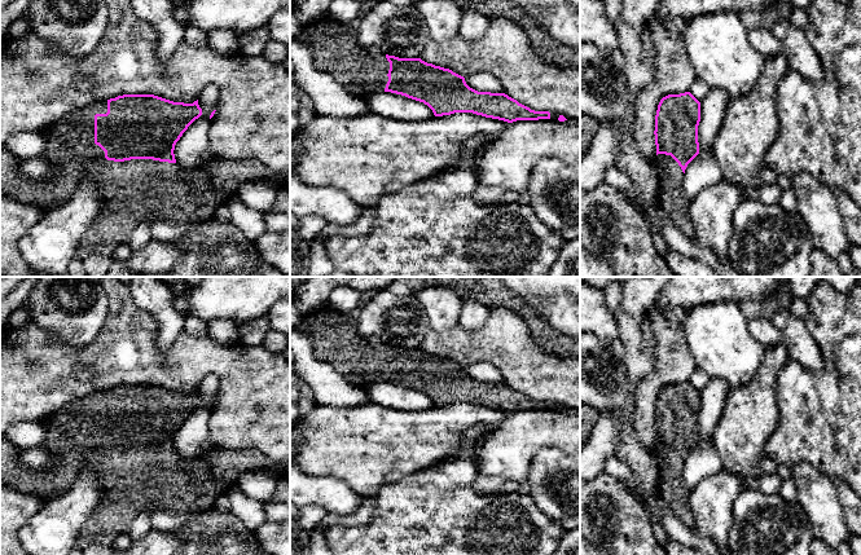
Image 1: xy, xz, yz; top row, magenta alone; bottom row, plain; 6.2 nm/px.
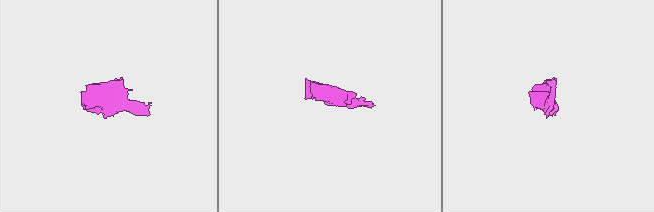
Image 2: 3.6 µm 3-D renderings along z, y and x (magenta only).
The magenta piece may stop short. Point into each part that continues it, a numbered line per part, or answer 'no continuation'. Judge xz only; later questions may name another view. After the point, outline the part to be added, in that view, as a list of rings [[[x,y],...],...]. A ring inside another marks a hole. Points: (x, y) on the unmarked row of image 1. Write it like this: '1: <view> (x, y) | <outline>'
1: xz (335, 340) | [[[326,305],[315,313],[304,313],[295,326],[309,331],[316,360],[366,389],[385,382],[390,352],[378,338],[359,334],[359,313],[360,307],[352,312],[337,312]]]

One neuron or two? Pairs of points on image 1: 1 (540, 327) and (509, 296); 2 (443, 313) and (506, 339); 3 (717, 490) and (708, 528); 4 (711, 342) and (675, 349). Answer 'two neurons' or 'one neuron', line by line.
1: one neuron
2: two neurons
3: one neuron
4: two neurons

